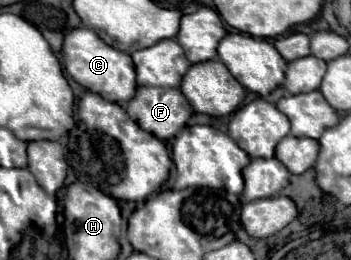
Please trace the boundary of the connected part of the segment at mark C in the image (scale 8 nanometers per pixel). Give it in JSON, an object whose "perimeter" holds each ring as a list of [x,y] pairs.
{"perimeter":[[[76,27],[64,37],[64,67],[68,75],[80,83],[82,87],[90,89],[92,93],[98,93],[106,101],[120,103],[120,101],[130,101],[136,91],[136,71],[132,57],[124,51],[118,51],[110,45],[106,45],[92,29],[88,27]]]}

